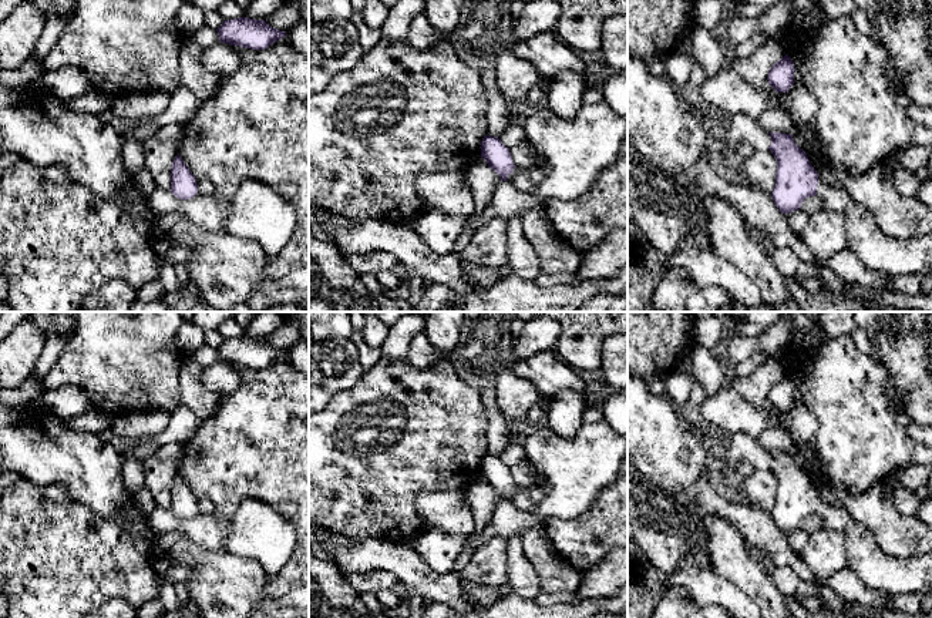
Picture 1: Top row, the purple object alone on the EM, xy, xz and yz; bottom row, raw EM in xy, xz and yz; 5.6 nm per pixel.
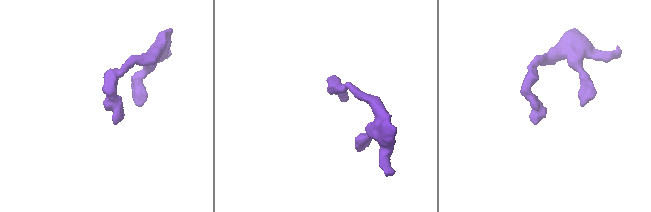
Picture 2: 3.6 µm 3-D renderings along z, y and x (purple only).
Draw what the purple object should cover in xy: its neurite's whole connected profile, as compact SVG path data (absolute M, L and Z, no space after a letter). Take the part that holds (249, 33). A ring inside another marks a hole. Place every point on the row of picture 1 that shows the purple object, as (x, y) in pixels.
M248 17L225 20L216 31L221 43L252 50L265 50L286 37L286 31L270 27L265 20Z

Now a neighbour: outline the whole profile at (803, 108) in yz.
M794 83L788 90L788 94L791 97L788 112L794 124L811 125L818 108L818 104L812 94L800 83Z

